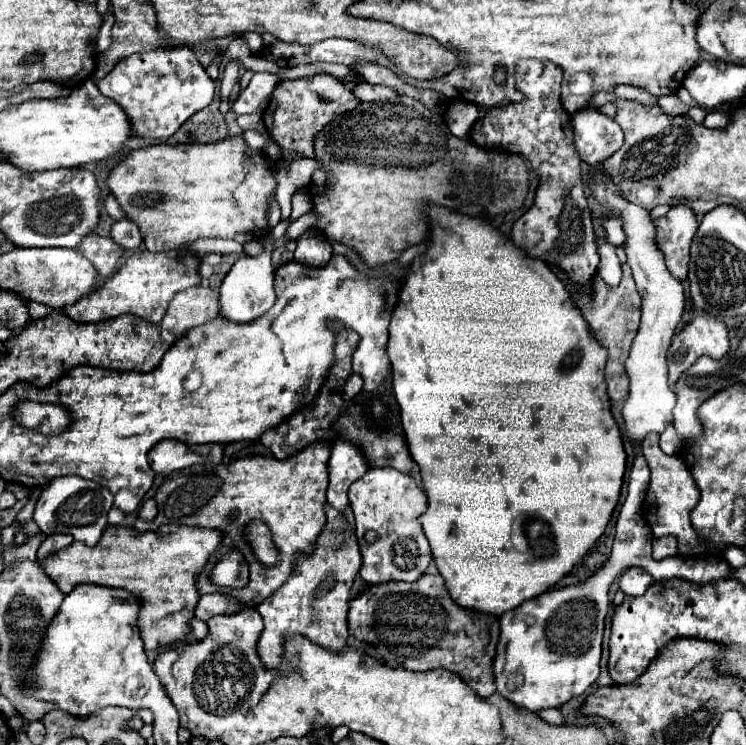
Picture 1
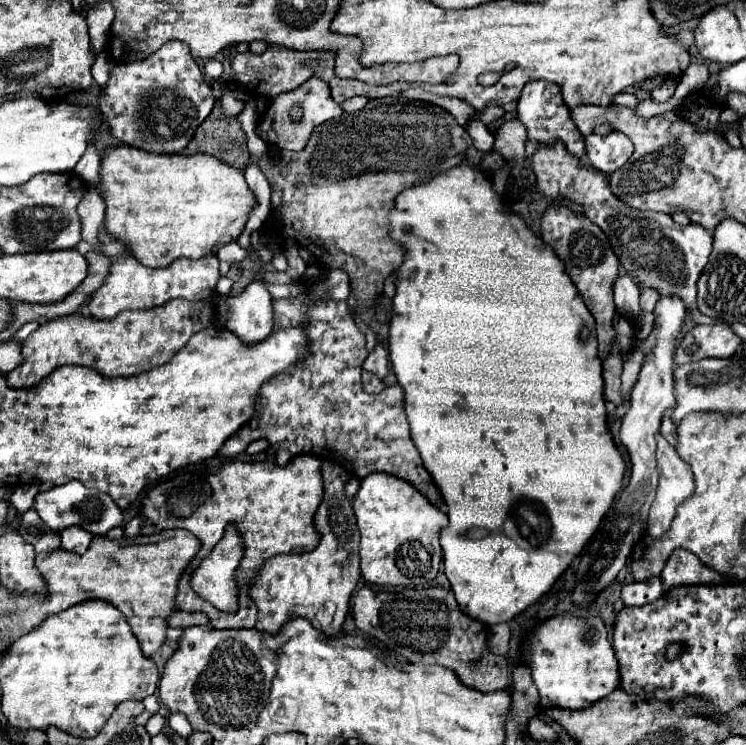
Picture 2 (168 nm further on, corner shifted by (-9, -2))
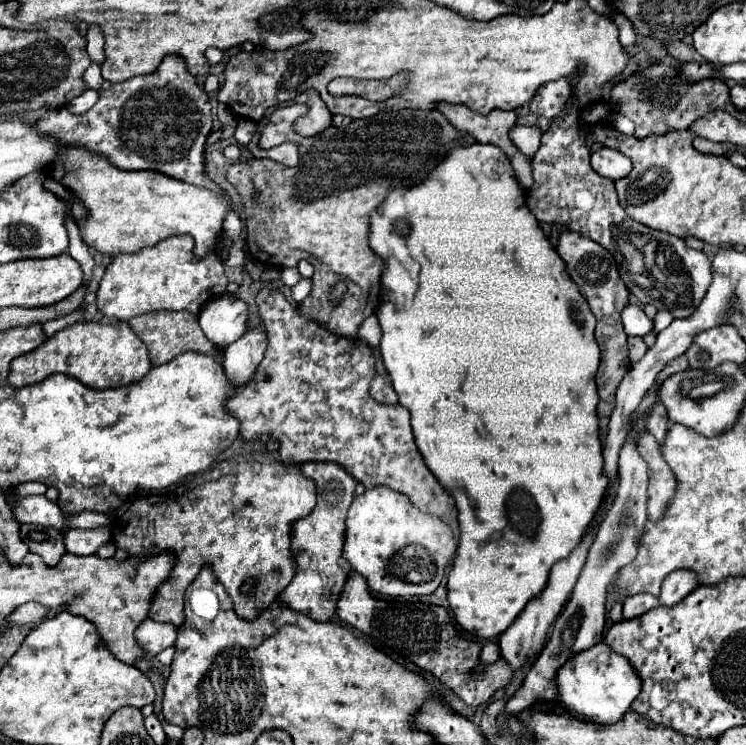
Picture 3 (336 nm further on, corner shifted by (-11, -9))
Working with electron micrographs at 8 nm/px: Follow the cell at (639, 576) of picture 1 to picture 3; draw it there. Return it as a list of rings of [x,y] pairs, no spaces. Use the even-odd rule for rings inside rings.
[[[649,593],[627,597],[625,603],[623,603],[623,619],[639,617],[639,615],[647,613],[649,609],[653,609],[653,607],[657,607],[657,605],[659,605],[659,599],[653,597],[653,595],[649,595]]]

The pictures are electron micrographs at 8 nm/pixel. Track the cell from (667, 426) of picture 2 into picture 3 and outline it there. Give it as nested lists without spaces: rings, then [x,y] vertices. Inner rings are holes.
[[[653,405],[653,409],[651,409],[649,415],[647,415],[645,429],[651,431],[651,435],[653,435],[659,443],[663,443],[663,439],[665,439],[667,423],[669,423],[669,419],[667,419],[665,407],[663,407],[663,405]]]

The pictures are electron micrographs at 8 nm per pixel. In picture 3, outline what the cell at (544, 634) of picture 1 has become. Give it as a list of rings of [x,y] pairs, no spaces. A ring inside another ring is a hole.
[[[605,643],[577,653],[557,673],[559,701],[577,717],[583,717],[597,725],[609,725],[621,721],[631,703],[641,691],[641,679],[627,657],[617,655]]]

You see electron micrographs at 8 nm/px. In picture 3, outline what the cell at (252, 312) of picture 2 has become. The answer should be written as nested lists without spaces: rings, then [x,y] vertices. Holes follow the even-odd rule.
[[[247,329],[247,333],[239,341],[231,343],[225,349],[223,369],[233,389],[241,389],[253,379],[259,363],[263,361],[265,349],[267,335],[261,329]]]

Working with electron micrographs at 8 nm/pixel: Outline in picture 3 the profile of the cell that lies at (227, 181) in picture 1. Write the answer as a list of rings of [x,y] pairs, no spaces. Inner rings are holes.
[[[63,149],[63,157],[59,157],[59,161],[55,161],[55,169],[49,169],[47,175],[51,175],[55,181],[59,181],[61,185],[65,185],[67,189],[71,189],[77,199],[83,203],[83,207],[87,209],[85,221],[79,221],[79,233],[83,237],[83,241],[97,249],[103,255],[121,255],[121,253],[137,253],[143,247],[153,247],[159,241],[171,237],[171,235],[181,235],[181,233],[189,233],[195,239],[195,255],[203,257],[209,251],[217,251],[215,239],[221,235],[223,231],[223,219],[229,211],[229,201],[217,197],[213,191],[207,189],[199,189],[195,185],[187,185],[183,181],[171,179],[163,173],[155,173],[155,171],[123,171],[123,169],[115,169],[113,165],[109,165],[103,157],[89,153],[85,149]]]

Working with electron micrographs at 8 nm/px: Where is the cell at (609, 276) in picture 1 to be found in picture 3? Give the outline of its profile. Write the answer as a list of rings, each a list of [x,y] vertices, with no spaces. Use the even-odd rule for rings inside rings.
[[[629,303],[621,317],[623,317],[623,325],[625,325],[625,333],[627,335],[645,337],[647,333],[653,331],[653,321],[643,313],[643,309],[639,305]]]

